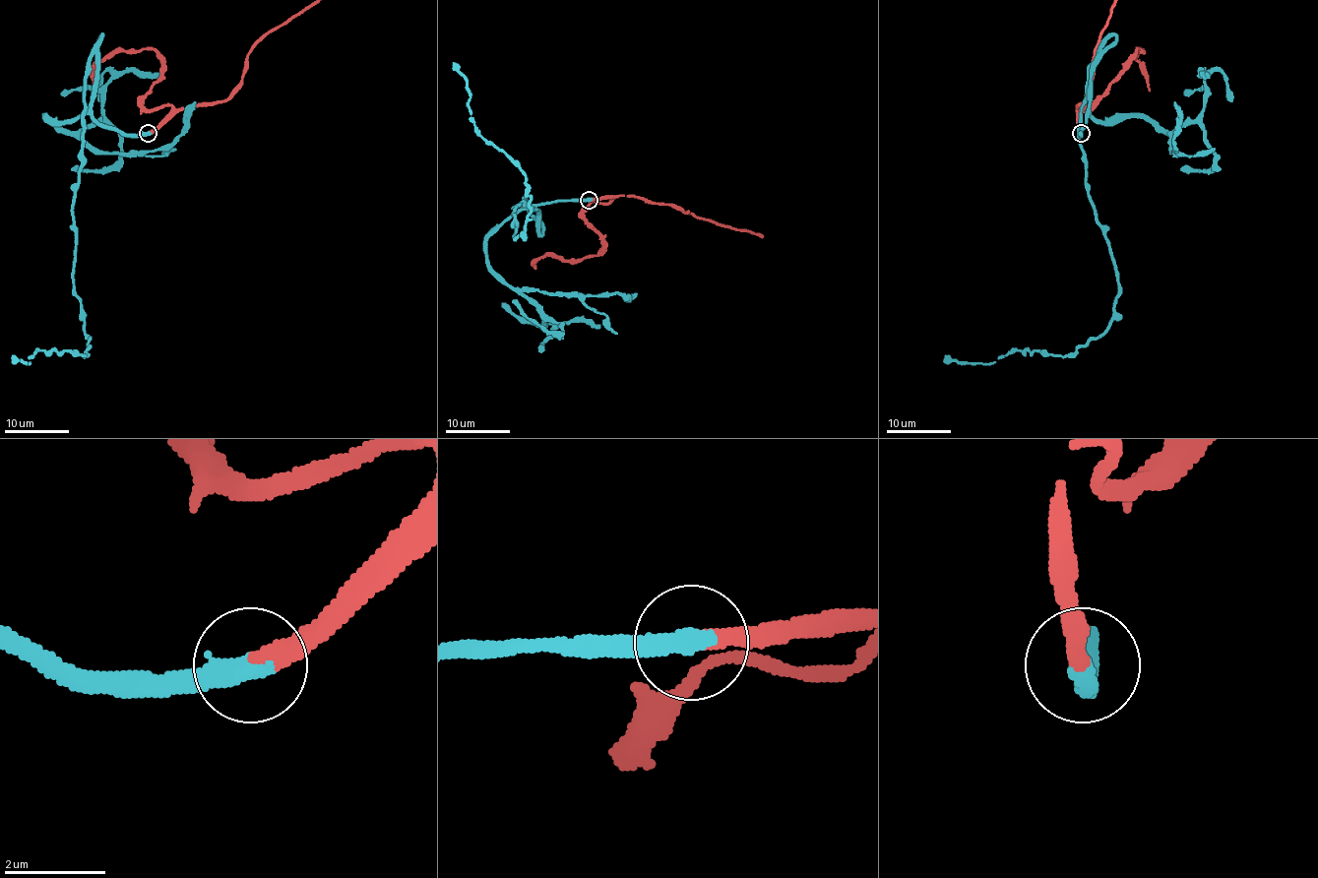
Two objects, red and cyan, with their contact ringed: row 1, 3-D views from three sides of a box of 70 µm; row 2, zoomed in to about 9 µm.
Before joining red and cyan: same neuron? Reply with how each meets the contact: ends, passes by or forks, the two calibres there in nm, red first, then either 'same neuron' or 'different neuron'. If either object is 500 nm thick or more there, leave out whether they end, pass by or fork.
red ends | cyan ends | 340/460 nm | same neuron

